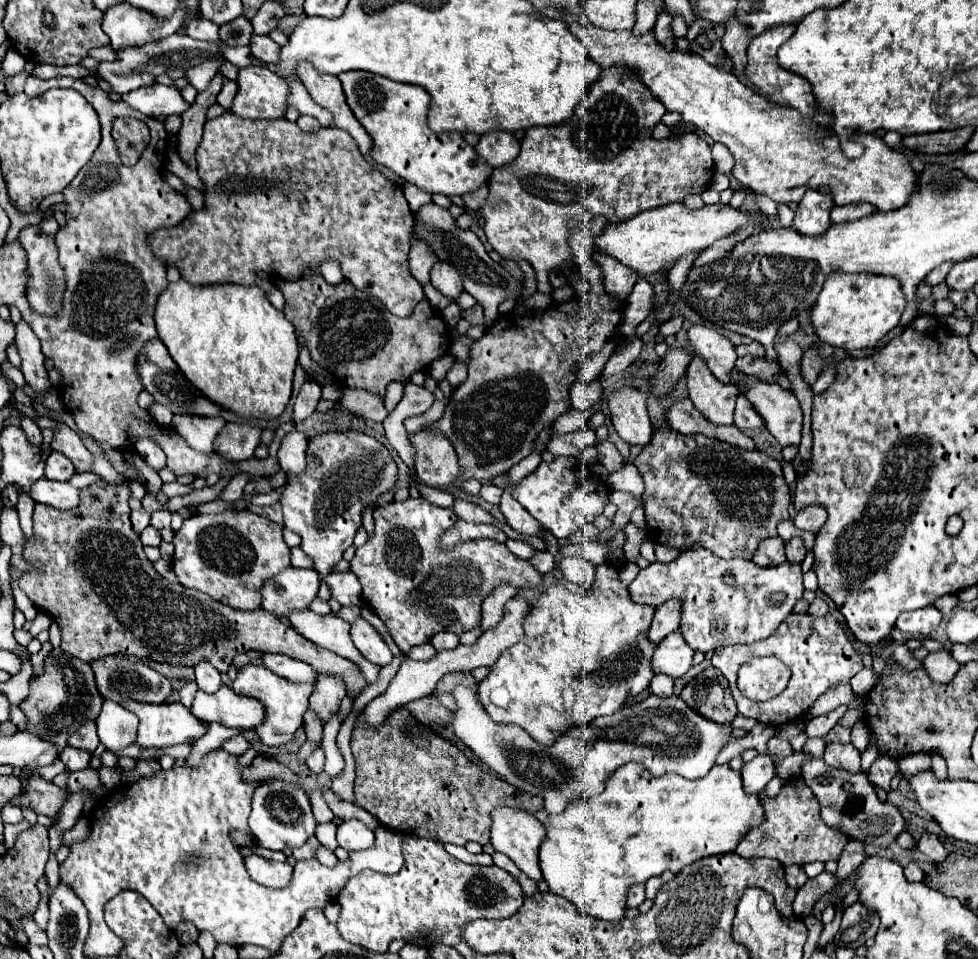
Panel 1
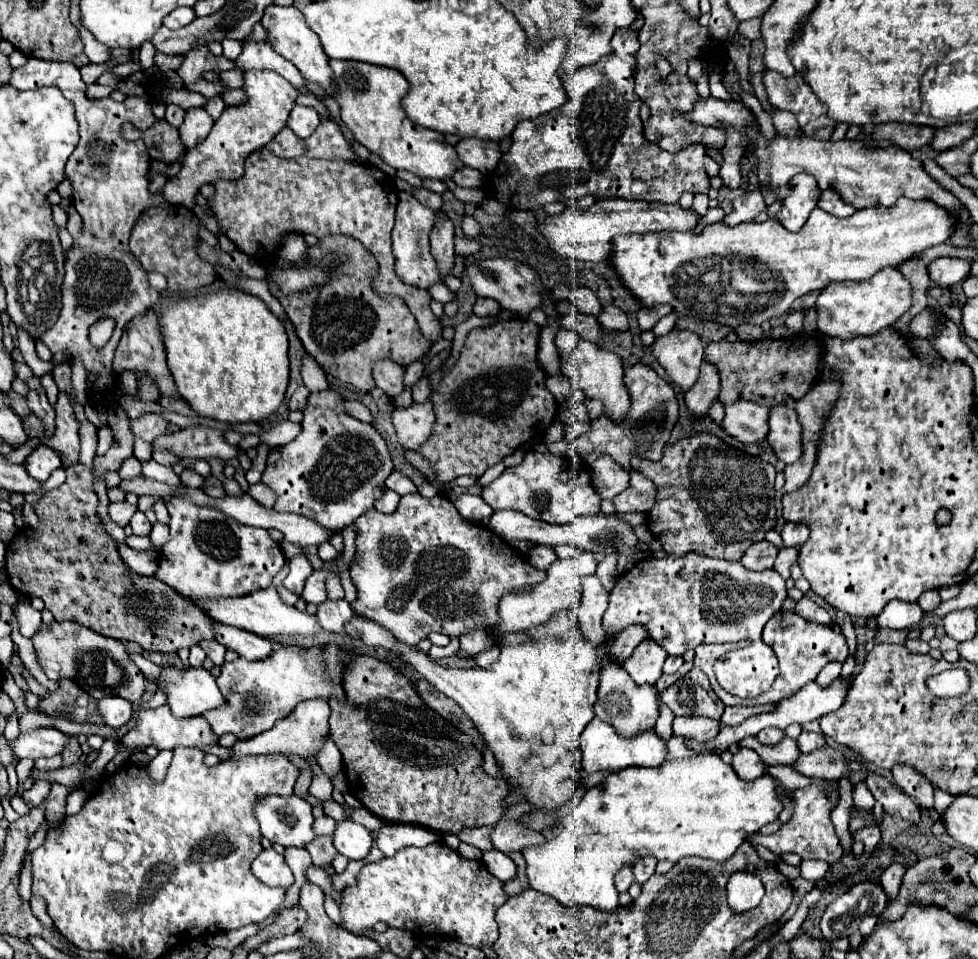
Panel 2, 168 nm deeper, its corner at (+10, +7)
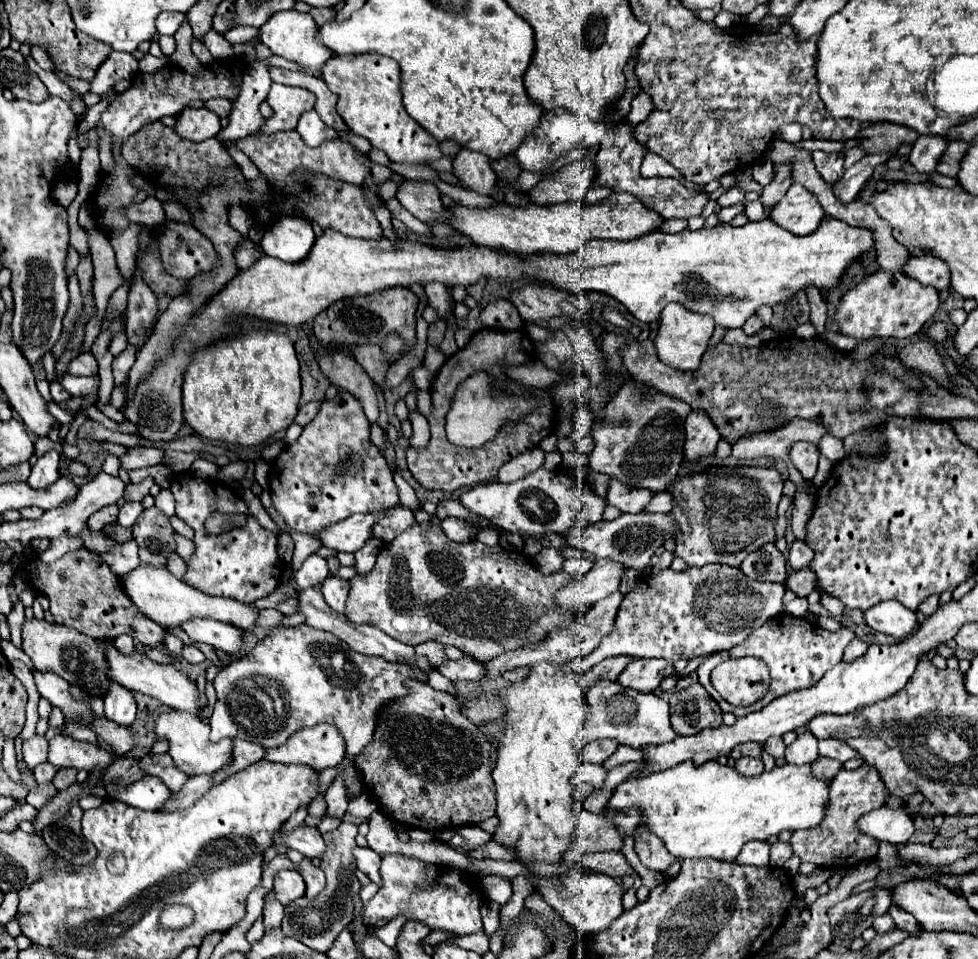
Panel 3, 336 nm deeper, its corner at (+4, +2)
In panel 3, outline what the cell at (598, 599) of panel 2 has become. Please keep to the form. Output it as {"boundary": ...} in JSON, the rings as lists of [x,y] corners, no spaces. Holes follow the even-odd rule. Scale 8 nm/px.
{"boundary":[[[605,681],[595,683],[587,697],[589,705],[587,721],[581,727],[575,743],[577,743],[577,755],[581,759],[583,747],[595,739],[617,739],[621,745],[631,745],[635,749],[641,749],[643,745],[659,745],[667,743],[669,739],[675,739],[673,727],[669,727],[669,703],[653,693],[639,693],[633,689],[623,691],[623,687],[617,681]]]}

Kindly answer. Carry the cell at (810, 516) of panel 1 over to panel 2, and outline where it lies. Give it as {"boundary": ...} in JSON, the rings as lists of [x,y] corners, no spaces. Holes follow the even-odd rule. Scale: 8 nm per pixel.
{"boundary":[[[785,522],[781,530],[781,538],[783,538],[783,546],[799,548],[809,538],[809,526],[803,522]]]}

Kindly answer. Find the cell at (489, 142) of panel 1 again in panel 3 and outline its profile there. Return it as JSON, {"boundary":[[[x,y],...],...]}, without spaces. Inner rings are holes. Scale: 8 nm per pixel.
{"boundary":[[[459,149],[459,153],[453,159],[453,175],[459,179],[459,183],[479,195],[491,195],[495,187],[495,173],[491,169],[491,161],[475,151]]]}

